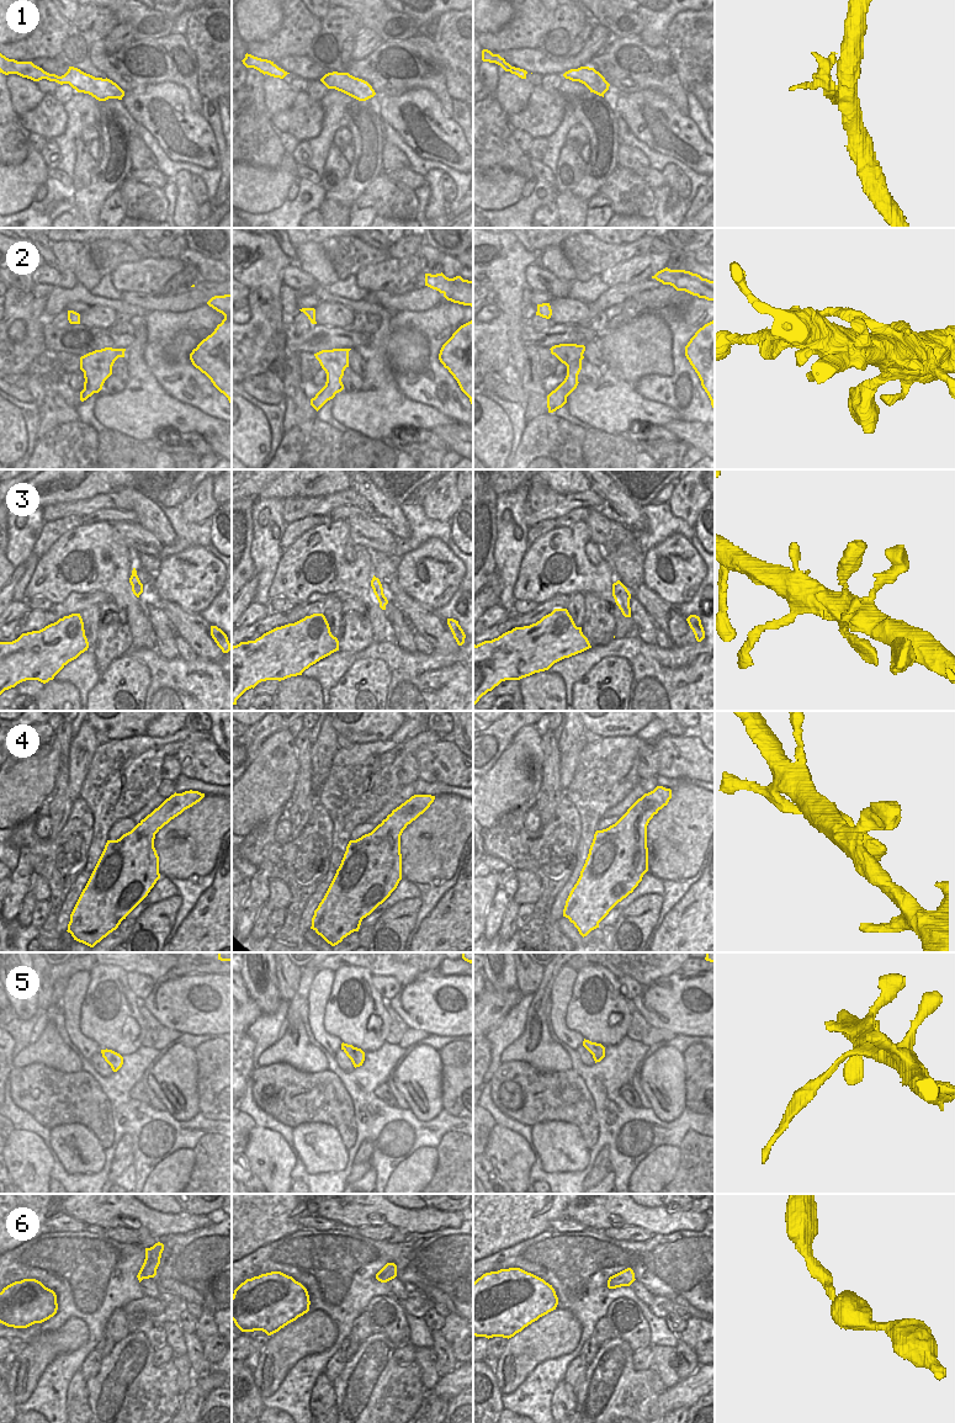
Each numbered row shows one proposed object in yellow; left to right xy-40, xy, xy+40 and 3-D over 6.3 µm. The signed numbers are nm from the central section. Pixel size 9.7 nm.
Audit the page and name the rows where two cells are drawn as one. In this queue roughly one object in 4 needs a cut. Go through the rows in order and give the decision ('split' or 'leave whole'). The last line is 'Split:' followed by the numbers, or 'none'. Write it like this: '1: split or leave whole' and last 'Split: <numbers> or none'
1: split
2: leave whole
3: leave whole
4: leave whole
5: split
6: leave whole
Split: 1, 5

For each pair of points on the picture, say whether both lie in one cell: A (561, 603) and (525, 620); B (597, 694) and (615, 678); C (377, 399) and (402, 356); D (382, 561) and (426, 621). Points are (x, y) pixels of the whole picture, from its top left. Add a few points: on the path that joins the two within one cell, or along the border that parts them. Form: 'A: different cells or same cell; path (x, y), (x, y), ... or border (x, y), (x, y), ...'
A: same cell; path (552, 604), (534, 617)
B: same cell; path (597, 686), (599, 680), (608, 675)
C: different cells; border (386, 344), (387, 362), (393, 373)
D: same cell; path (388, 575), (394, 589), (412, 608)

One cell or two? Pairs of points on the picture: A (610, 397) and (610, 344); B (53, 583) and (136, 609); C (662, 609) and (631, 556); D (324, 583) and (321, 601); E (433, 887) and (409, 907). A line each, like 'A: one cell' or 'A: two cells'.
A: two cells
B: one cell
C: one cell
D: two cells
E: two cells

